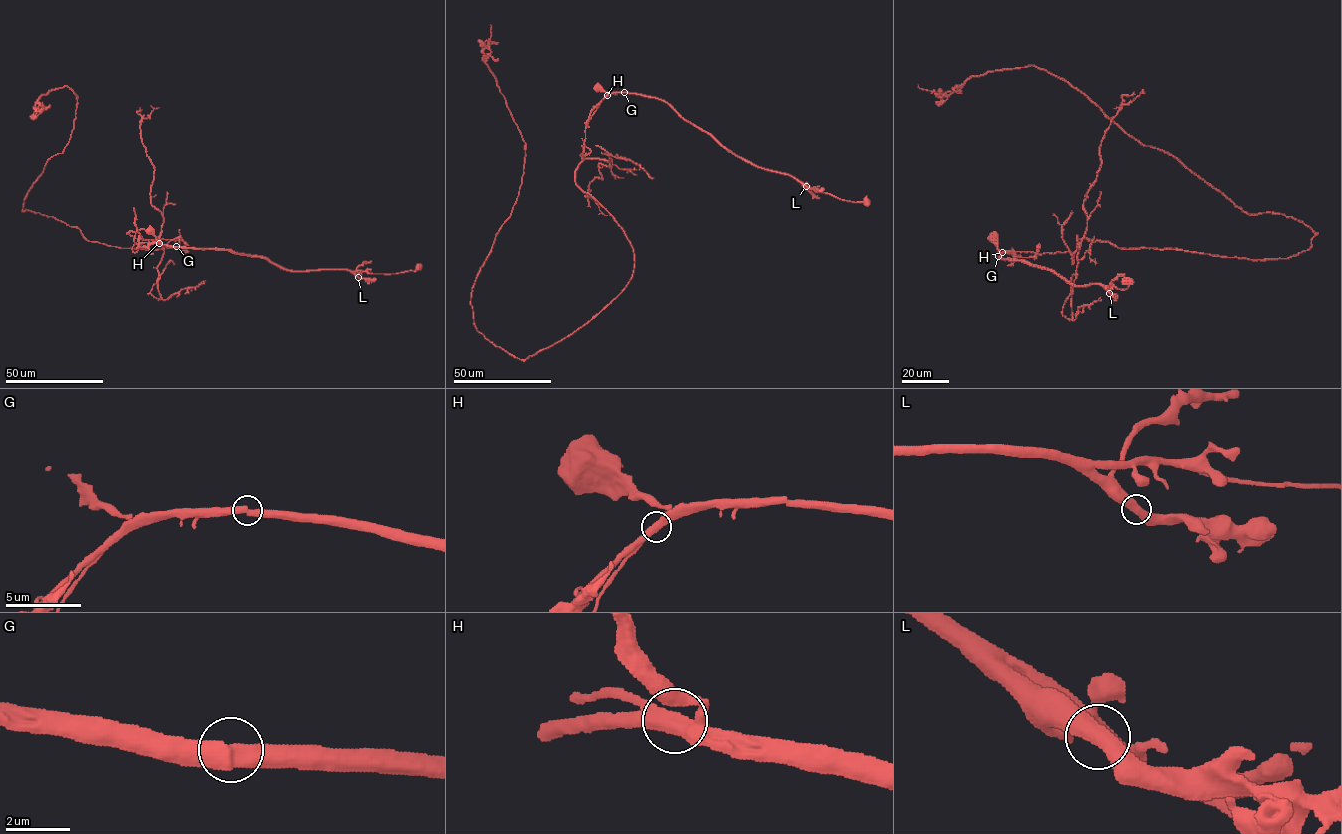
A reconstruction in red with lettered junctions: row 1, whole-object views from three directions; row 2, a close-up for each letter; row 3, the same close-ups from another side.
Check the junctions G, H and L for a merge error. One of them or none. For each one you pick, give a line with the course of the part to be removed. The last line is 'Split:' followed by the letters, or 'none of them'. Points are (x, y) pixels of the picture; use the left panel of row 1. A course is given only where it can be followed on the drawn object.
H: foreign part runs (159, 243), (231, 249), (264, 257), (291, 270), (341, 269), (393, 274), (414, 271), (421, 264)
Split: H

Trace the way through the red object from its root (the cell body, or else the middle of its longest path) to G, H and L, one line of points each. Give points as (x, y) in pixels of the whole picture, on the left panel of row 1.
G: (419, 267), (392, 274), (342, 269), (287, 270), (262, 257), (220, 249), (175, 246)
H: (419, 267), (392, 274), (342, 269), (287, 270), (262, 257), (159, 243)
L: (419, 267), (392, 274), (354, 271), (358, 277)

